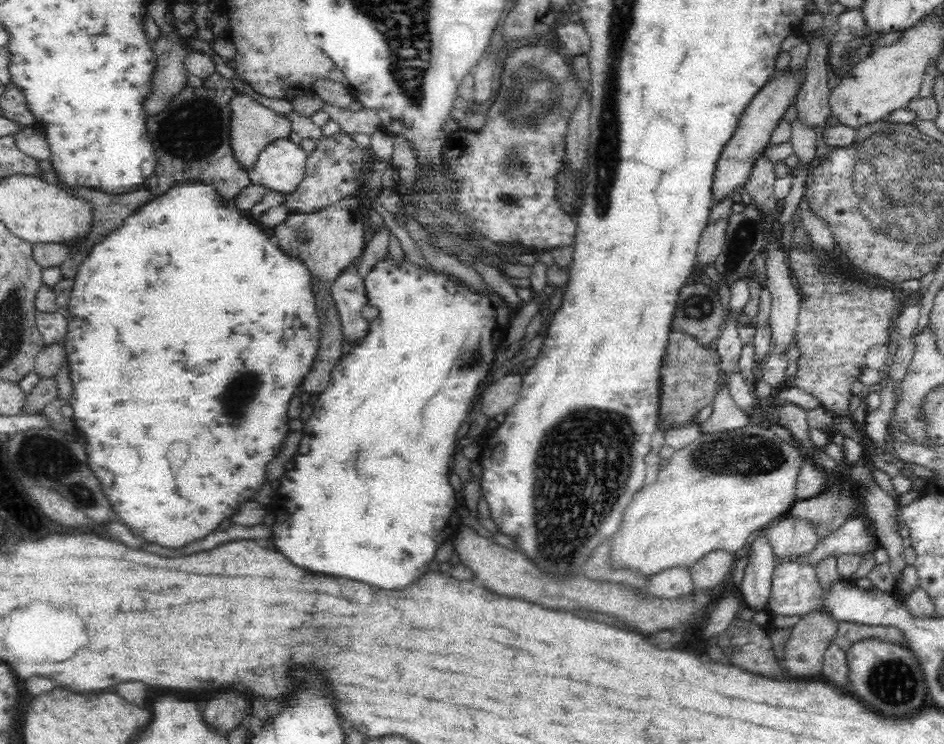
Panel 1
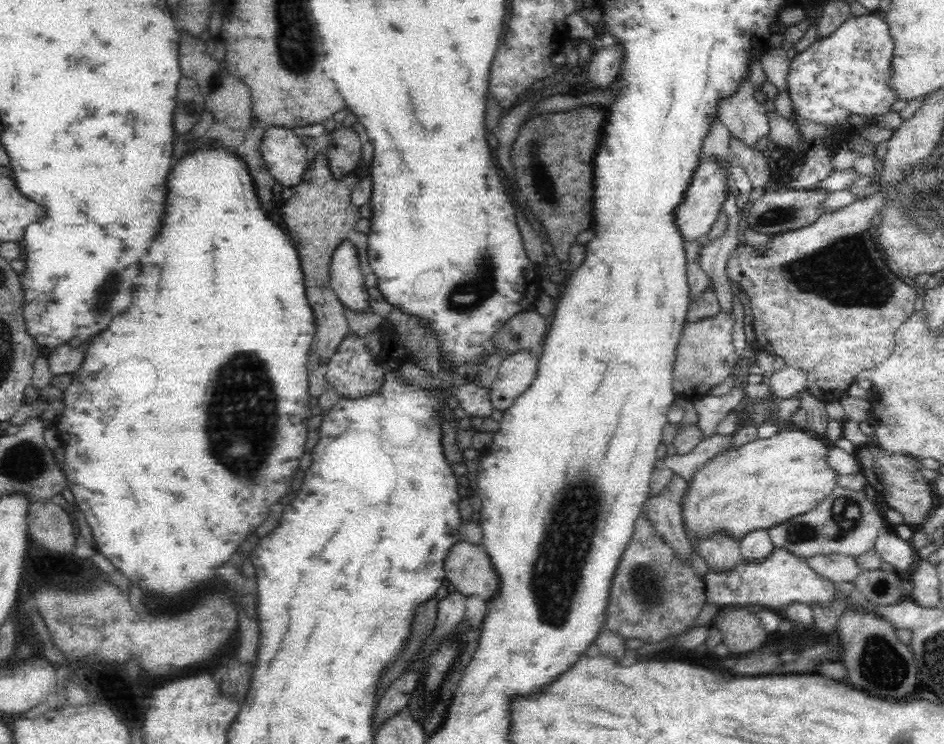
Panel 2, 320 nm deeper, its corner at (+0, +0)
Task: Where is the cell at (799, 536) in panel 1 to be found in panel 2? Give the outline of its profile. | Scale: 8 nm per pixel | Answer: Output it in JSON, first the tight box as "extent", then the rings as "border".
{"extent":[805,553,863,584],"border":[[[832,553],[828,556],[818,555],[812,558],[805,557],[805,561],[816,571],[816,574],[840,584],[840,582],[853,583],[863,571],[853,555]]]}

